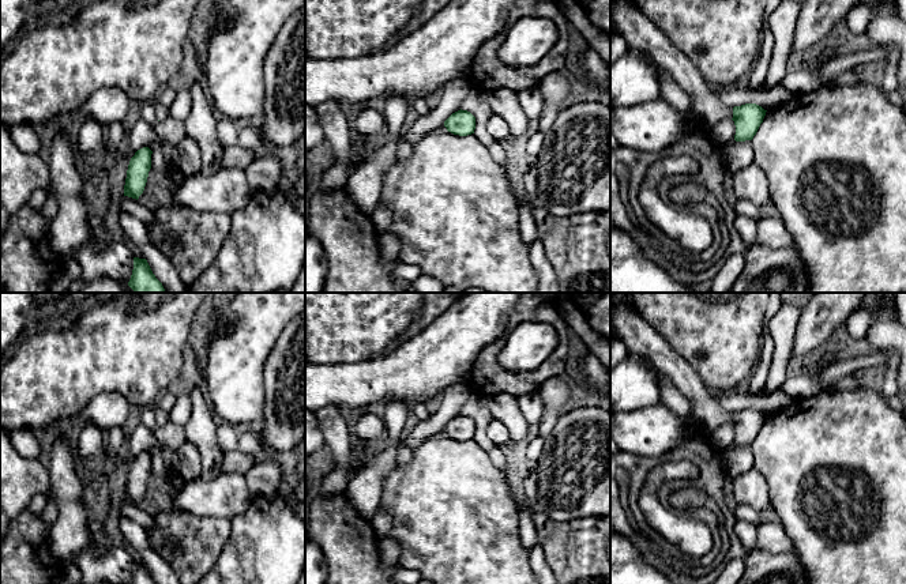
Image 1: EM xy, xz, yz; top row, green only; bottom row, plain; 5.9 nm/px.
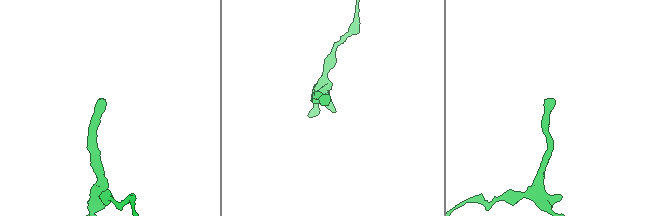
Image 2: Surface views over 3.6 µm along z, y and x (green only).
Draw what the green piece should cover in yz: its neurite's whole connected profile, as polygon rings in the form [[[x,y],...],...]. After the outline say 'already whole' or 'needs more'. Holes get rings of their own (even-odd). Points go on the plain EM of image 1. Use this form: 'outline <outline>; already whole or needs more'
outline [[[610,301],[612,335],[620,338],[629,354],[647,358],[654,368],[669,377],[692,407],[691,418],[703,433],[732,423],[736,447],[752,445],[766,417],[756,408],[726,410],[704,387],[696,370],[642,316],[632,312],[629,302]]]; needs more

